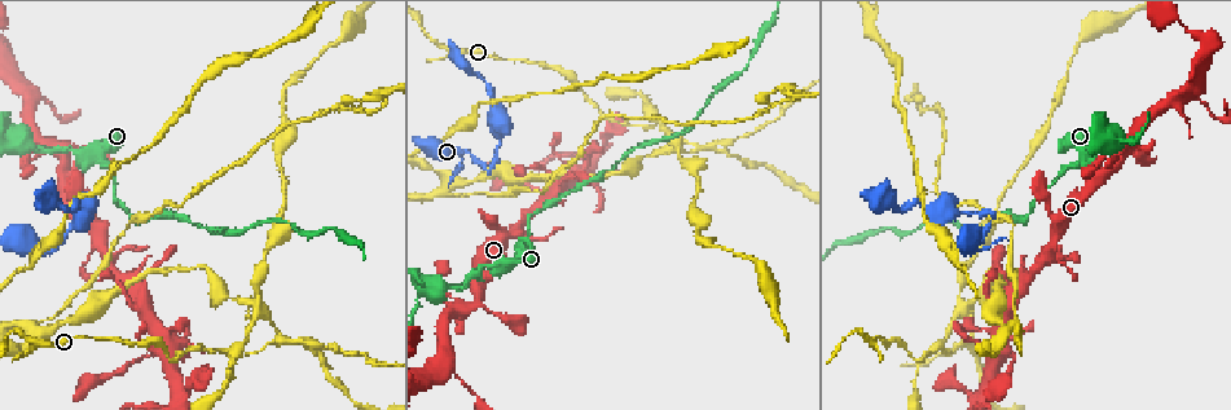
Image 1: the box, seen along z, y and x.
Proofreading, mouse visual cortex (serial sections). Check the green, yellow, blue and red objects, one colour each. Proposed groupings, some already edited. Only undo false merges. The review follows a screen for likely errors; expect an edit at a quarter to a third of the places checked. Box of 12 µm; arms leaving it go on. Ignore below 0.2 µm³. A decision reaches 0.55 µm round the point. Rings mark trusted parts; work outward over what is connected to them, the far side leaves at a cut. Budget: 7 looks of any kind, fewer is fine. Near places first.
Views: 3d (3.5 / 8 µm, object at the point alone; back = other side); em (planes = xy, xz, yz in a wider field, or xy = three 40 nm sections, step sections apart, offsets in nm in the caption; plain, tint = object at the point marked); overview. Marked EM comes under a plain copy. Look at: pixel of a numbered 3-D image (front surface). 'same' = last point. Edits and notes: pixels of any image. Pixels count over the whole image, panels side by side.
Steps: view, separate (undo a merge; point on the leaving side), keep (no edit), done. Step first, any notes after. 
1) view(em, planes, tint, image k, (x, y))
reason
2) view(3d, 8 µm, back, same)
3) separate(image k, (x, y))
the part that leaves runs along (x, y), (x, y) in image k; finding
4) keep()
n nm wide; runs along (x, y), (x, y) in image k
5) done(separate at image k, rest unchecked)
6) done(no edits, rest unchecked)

view(3d, 8 µm, image 1, (991, 215))

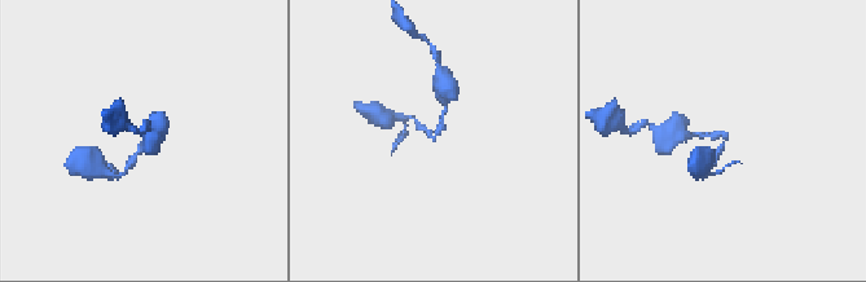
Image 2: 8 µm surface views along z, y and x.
view(em, xy, step 3, tint, image 2, (432, 140))
arms of 150, 200 nm; need the tissue

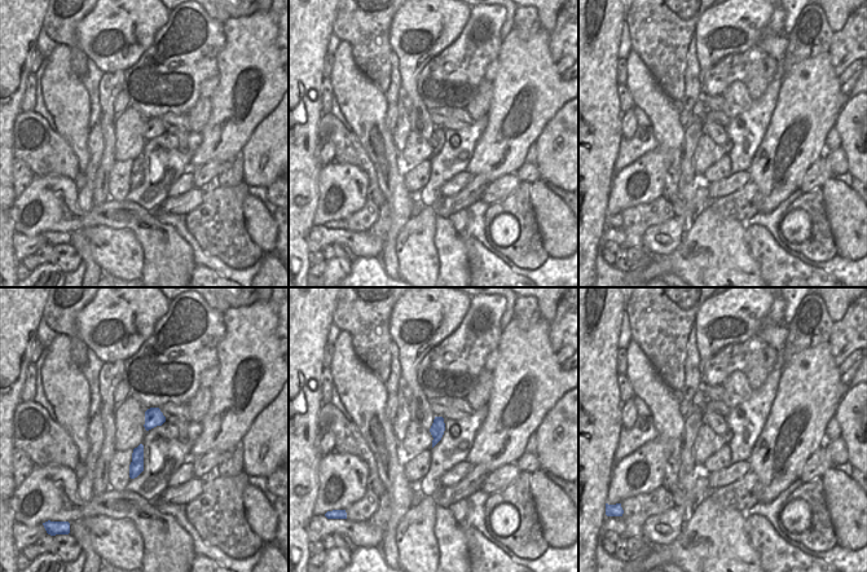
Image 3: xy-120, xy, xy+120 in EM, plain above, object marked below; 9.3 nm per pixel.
separate(image 2, (686, 135))
130 nm wide; the part that leaves runs along (726, 137), (676, 132) in image 2; a second cell is stuck on

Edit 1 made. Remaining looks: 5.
view(3d, 3.5 µm, image 1, (449, 364))
branch point

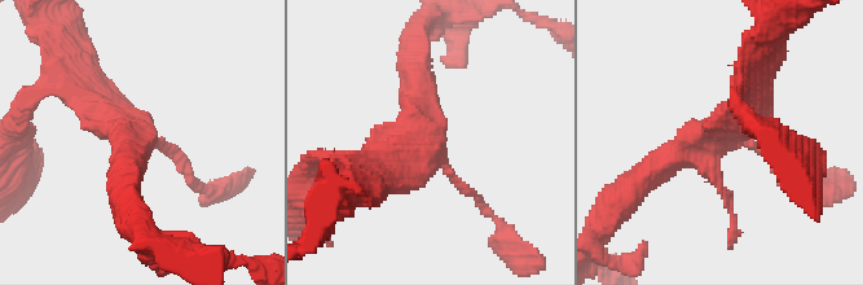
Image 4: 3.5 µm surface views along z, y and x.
view(em, xy, step 1, tint, image 4, (424, 142))

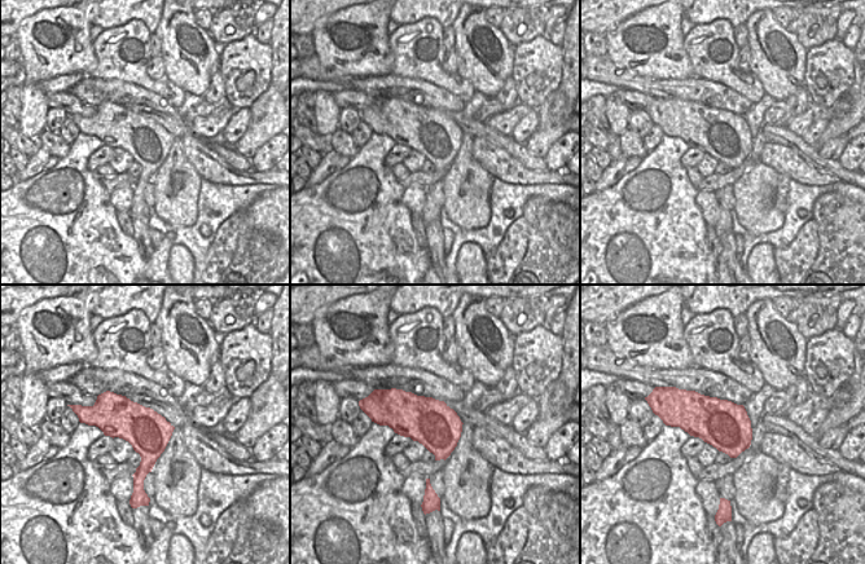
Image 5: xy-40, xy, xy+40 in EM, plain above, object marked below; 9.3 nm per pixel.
keep()
runs along (652, 172), (742, 117), (758, 78) in image 4; all the same cell

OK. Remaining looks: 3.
view(3d, 3.5 µm, image 1, (915, 362))
sharp bend

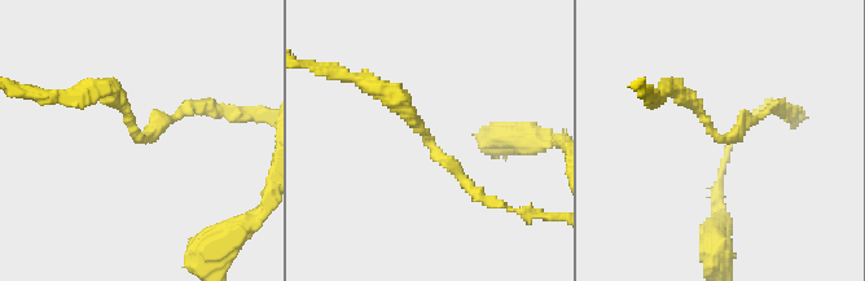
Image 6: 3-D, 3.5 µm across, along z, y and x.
view(em, xy, step 1, tint, image 6, (138, 140))
arms of 150, 250 nm

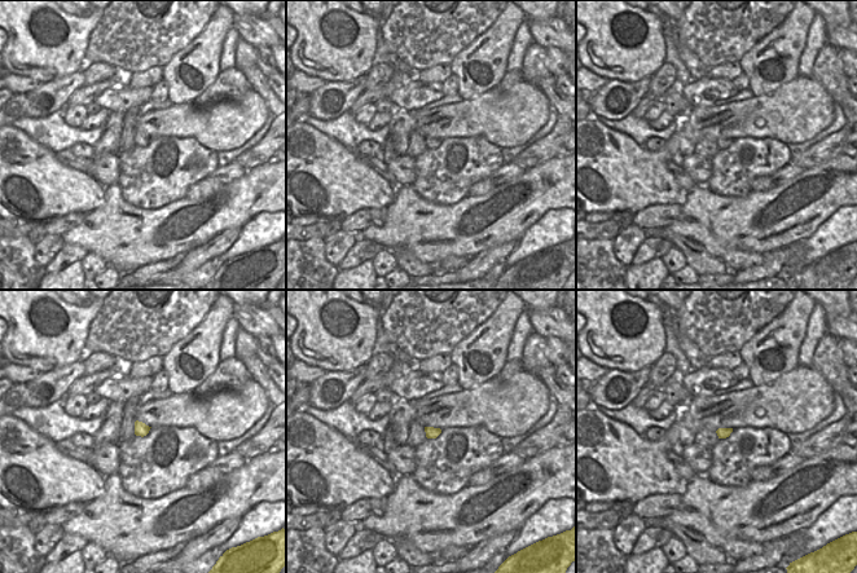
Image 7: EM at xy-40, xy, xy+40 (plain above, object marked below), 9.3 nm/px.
view(em, xy, step 3, tint, same)

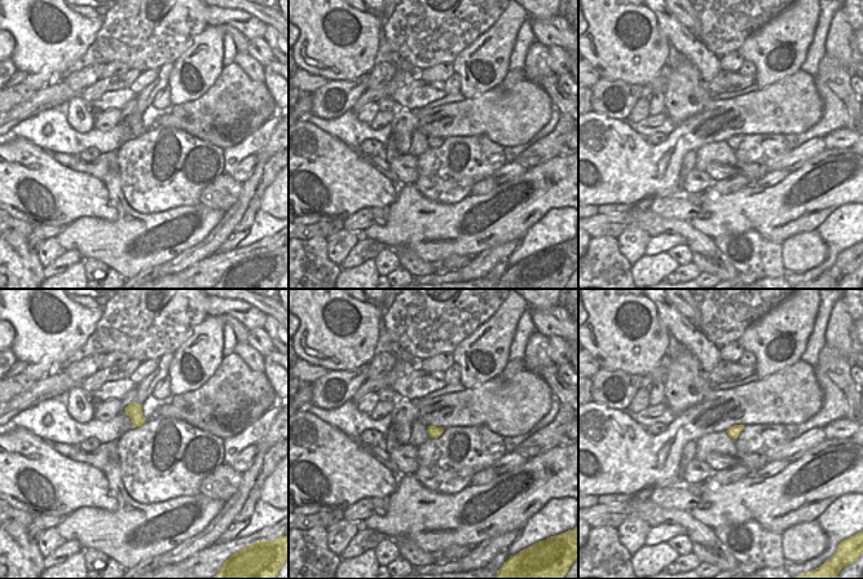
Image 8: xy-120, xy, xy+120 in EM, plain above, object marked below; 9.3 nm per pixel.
keep()
runs along (391, 95), (435, 154), (483, 197) in image 6; continuous, no second cell

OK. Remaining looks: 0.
done(separate at image 2, rest unchecked)

